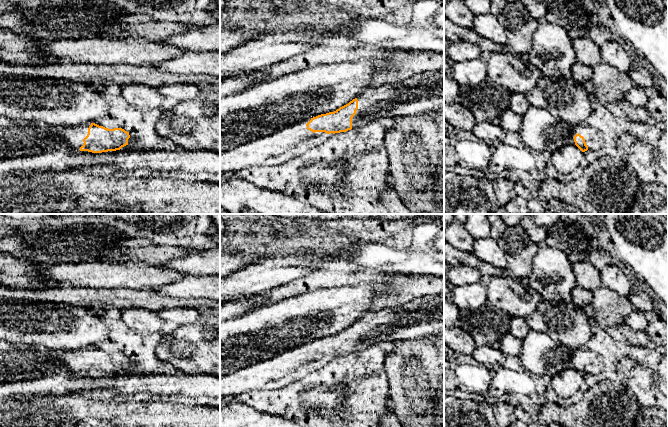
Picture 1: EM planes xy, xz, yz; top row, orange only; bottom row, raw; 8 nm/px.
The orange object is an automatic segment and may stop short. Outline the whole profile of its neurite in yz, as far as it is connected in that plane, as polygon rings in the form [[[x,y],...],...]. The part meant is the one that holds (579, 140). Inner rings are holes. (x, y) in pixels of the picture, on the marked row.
[[[584,122],[573,128],[572,139],[582,152],[596,151],[602,147],[604,136],[599,130]]]

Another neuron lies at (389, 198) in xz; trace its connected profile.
[[[390,183],[382,189],[380,194],[380,202],[386,207],[389,214],[426,214],[411,211],[399,198],[396,191]]]

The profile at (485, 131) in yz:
[[[488,122],[476,123],[472,128],[472,133],[481,140],[490,142],[495,139],[503,140],[505,131],[500,125],[494,125]]]

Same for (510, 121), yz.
[[[510,108],[504,111],[499,124],[505,132],[520,132],[522,129],[522,116],[516,114]]]

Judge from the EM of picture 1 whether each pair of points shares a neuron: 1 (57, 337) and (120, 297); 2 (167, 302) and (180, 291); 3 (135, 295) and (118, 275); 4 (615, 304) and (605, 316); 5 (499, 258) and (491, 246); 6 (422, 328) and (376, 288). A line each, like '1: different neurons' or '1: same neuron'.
1: different neurons
2: different neurons
3: different neurons
4: same neuron
5: same neuron
6: different neurons

